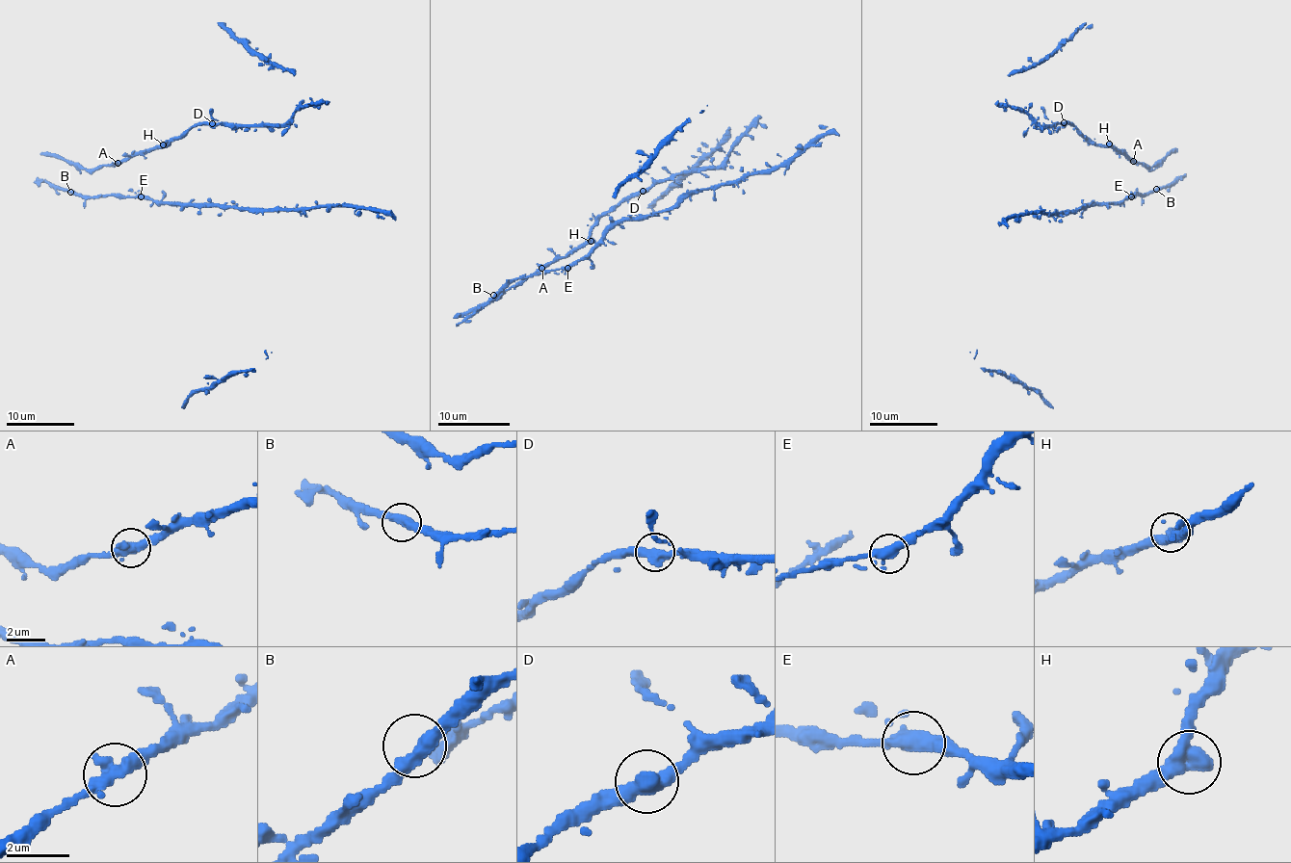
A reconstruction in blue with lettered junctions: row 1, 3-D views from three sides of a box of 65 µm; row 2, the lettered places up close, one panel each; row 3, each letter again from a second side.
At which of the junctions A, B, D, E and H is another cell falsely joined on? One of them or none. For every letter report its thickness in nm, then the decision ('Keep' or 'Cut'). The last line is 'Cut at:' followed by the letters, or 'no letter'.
A: Thickness 460 nm. Keep
B: Thickness 400 nm. Keep
D: Thickness 480 nm. Keep
E: Thickness 420 nm. Keep
H: Thickness 440 nm. Keep
Cut at: no letter

